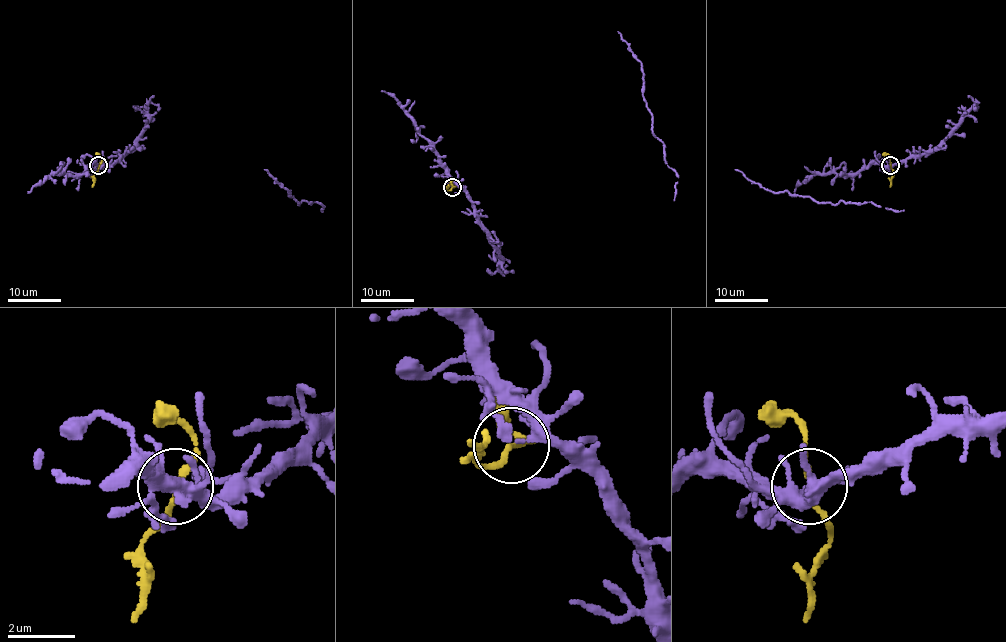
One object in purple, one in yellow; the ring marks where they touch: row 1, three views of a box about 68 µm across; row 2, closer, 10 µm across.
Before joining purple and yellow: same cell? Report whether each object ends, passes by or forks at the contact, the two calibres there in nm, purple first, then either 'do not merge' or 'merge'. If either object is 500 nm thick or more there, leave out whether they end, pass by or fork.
purple forks; yellow passes by; calibres 160 and 130 nm; do not merge

